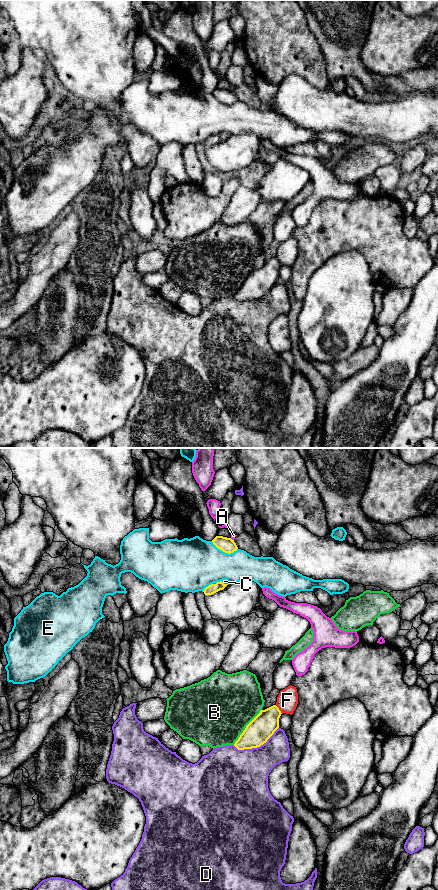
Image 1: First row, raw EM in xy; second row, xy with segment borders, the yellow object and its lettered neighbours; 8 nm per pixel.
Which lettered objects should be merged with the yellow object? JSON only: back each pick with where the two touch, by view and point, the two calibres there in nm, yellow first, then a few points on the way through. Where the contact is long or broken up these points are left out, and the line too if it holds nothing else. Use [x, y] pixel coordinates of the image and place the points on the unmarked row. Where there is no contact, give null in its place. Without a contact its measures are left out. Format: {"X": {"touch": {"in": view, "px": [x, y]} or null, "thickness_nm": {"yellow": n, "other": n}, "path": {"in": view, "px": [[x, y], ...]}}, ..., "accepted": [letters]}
{"C": {"touch": {"in": "xy", "px": [223, 135]}, "thickness_nm": {"yellow": 80, "other": 30}, "path": {"in": "xy", "px": [[213, 140], [223, 135], [224, 133]]}}, "accepted": ["C"]}

